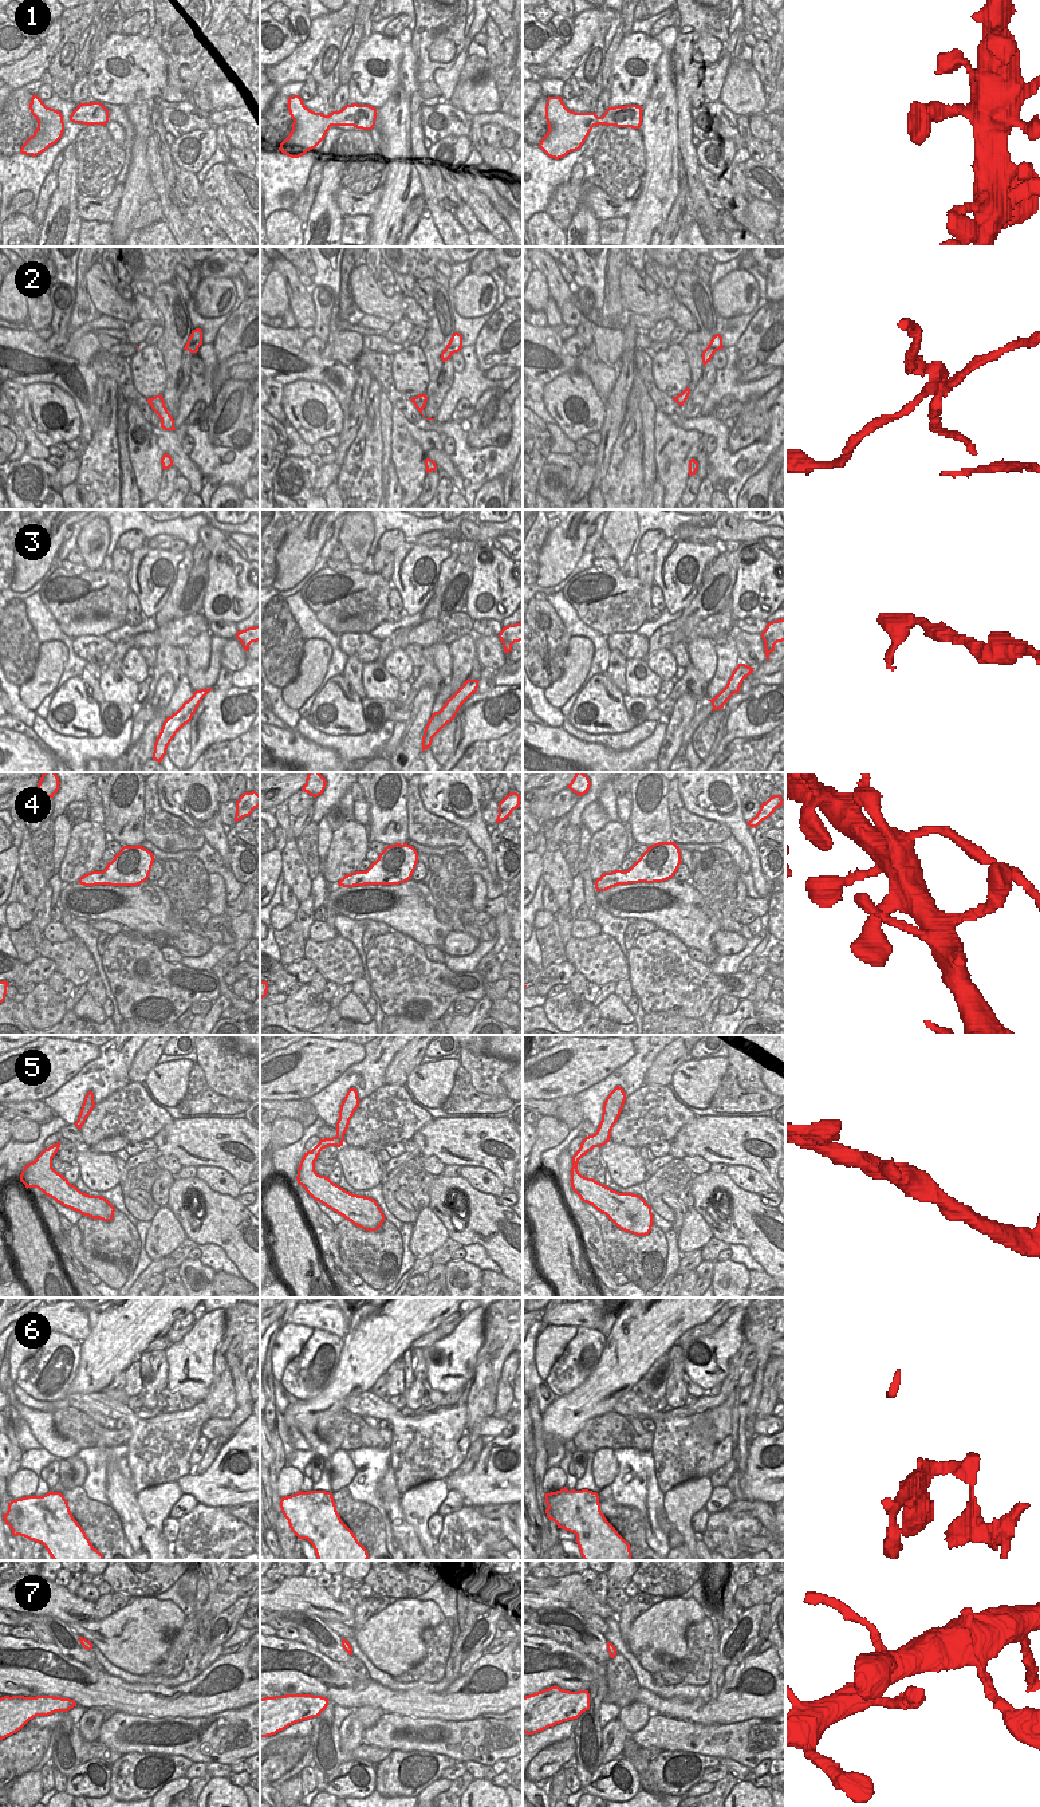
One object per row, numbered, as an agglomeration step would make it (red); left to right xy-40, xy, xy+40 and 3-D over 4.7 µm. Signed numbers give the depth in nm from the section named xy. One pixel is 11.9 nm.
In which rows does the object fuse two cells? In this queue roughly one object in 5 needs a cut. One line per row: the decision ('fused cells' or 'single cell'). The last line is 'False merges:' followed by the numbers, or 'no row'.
1: single cell
2: fused cells
3: single cell
4: single cell
5: single cell
6: fused cells
7: single cell
False merges: 2, 6

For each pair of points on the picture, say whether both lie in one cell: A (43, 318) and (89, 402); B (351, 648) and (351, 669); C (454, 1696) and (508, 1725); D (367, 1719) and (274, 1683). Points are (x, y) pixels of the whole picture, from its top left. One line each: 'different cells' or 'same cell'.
A: different cells
B: different cells
C: different cells
D: different cells

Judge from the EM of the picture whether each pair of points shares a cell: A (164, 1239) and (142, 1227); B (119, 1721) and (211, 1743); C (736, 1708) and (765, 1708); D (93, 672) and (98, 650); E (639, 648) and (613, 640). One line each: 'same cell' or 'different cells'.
A: different cells
B: same cell
C: same cell
D: different cells
E: same cell

